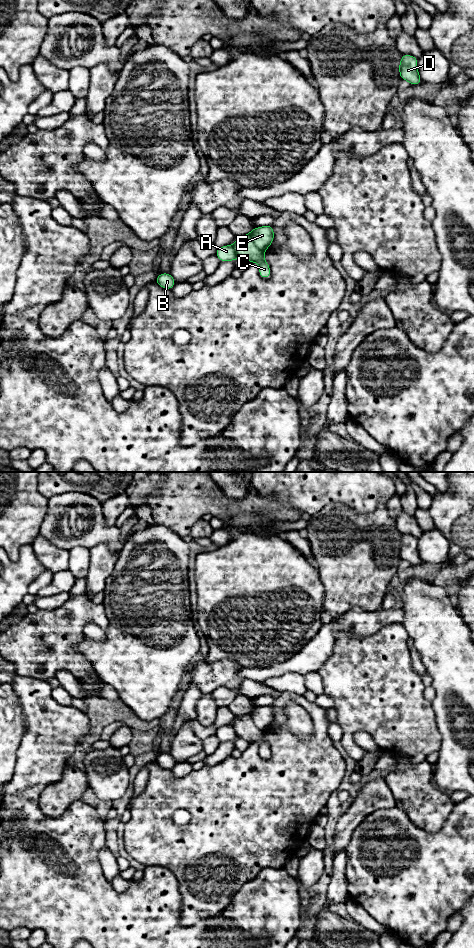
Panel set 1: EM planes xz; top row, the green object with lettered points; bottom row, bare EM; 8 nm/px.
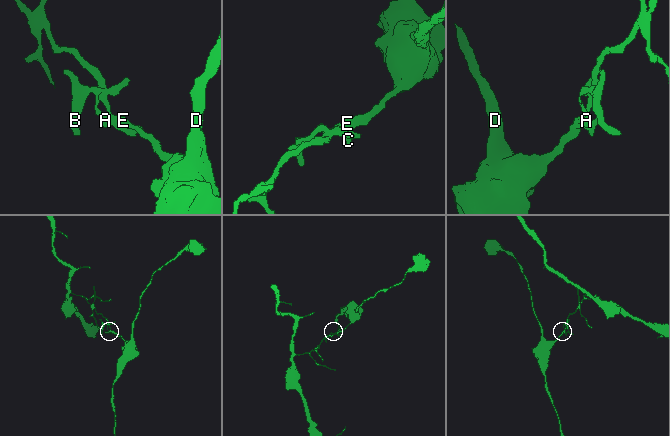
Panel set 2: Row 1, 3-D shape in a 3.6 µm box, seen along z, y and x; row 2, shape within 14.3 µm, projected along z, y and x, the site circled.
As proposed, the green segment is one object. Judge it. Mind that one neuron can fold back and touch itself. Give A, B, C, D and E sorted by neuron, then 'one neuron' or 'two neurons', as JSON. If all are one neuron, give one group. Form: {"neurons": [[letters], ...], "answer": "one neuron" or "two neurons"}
{"neurons": [["A", "B", "C"], ["D", "E"]], "answer": "two neurons"}

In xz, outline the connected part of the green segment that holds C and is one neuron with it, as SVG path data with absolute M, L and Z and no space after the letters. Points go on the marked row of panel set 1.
M246 234L239 237L233 245L225 245L216 249L215 255L221 262L235 261L241 258L250 263L259 264L259 275L268 279L271 274L269 264L264 260L264 250L259 249L253 242L251 235Z

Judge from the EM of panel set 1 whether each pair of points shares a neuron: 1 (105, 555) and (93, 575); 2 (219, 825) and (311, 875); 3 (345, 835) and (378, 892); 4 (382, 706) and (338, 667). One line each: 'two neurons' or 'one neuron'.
1: one neuron
2: two neurons
3: two neurons
4: one neuron

